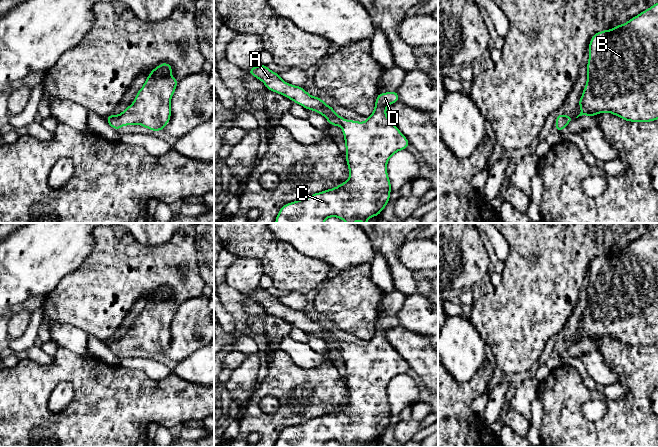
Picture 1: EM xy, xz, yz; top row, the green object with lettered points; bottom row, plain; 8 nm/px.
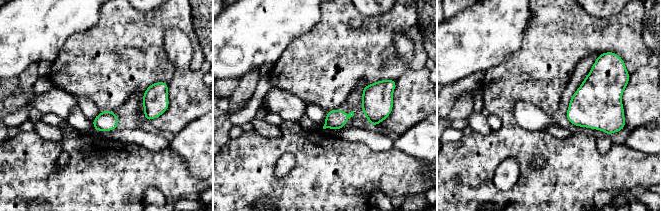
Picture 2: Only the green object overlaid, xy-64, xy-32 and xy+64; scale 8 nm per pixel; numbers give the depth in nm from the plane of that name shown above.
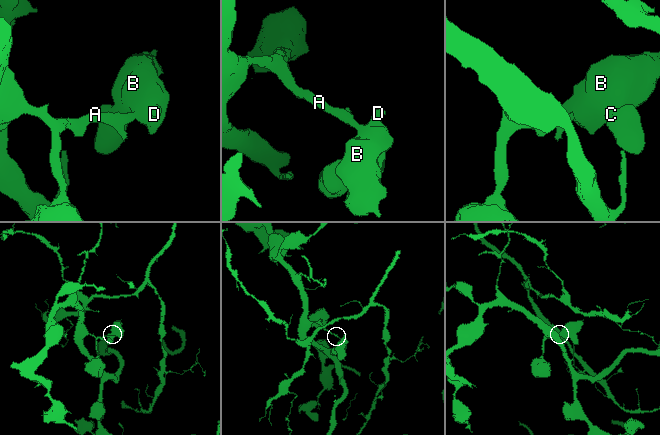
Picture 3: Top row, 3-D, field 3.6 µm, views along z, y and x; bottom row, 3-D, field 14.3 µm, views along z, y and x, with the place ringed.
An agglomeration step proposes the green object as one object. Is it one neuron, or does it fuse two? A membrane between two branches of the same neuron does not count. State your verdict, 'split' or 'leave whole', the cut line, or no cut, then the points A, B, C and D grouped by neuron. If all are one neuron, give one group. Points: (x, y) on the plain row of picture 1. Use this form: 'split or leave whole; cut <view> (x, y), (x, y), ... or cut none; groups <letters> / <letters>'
leave whole; cut none; groups A B C D

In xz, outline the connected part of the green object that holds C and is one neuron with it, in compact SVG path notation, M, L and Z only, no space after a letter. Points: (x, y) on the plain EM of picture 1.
M259 288L247 296L261 304L269 315L281 318L307 334L323 339L332 350L340 350L345 364L345 383L349 393L349 403L332 413L283 429L277 438L275 447L324 447L329 441L337 441L346 447L354 447L357 444L367 447L369 442L380 440L380 436L390 424L391 407L387 398L388 384L396 376L406 374L410 368L386 339L386 332L400 325L397 315L379 317L373 337L367 341L365 346L347 345L338 340L333 331L326 329L323 323L311 320L301 310L285 306L279 297L273 296L265 289Z

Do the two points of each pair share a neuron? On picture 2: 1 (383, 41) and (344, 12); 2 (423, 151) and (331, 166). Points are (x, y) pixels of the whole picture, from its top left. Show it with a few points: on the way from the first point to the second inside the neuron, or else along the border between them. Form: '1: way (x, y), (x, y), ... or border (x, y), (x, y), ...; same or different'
1: way (373, 31), (364, 19), (354, 19); same
2: border (394, 146), (415, 158), (422, 165), (423, 171); different

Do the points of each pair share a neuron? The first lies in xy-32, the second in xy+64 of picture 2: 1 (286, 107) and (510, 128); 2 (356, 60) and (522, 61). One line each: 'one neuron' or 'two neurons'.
1: two neurons
2: one neuron

